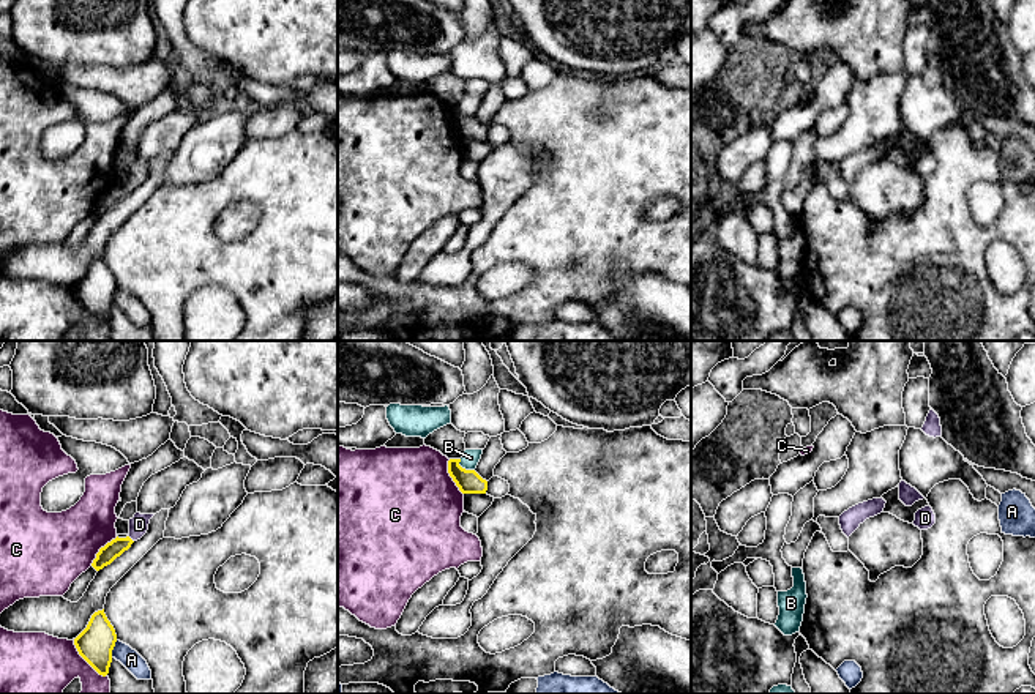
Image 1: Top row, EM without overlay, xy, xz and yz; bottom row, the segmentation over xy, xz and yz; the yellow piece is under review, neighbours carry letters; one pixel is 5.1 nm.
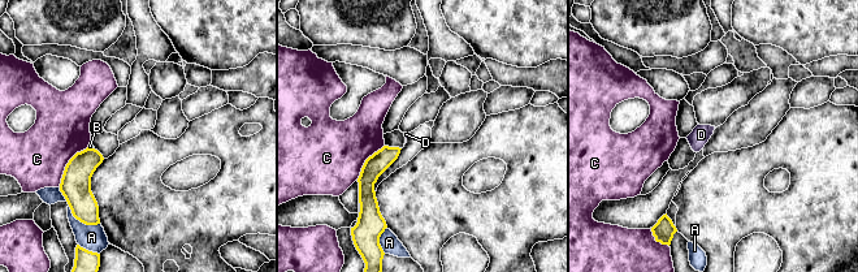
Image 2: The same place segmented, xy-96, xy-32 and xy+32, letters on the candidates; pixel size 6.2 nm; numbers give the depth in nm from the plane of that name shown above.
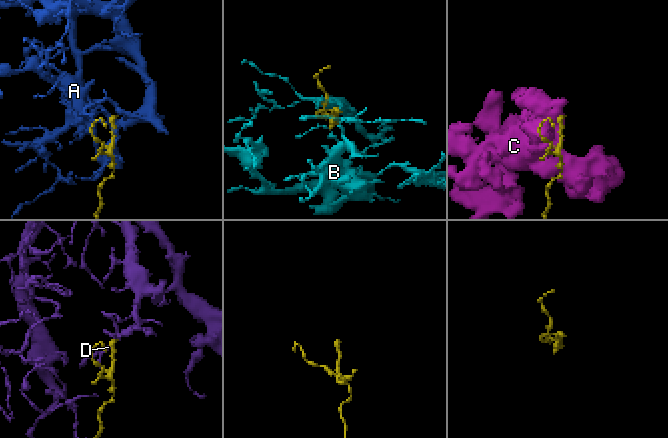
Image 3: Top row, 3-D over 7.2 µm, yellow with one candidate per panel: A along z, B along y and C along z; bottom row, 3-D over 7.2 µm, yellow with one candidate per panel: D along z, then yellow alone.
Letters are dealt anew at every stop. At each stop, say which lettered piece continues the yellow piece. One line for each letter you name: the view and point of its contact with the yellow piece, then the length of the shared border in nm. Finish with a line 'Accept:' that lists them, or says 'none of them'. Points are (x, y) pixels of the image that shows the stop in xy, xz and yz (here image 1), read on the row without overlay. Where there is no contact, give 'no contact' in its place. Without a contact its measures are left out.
D: meets yellow in xy at (131, 186); contact 40 nm long
Accept: D

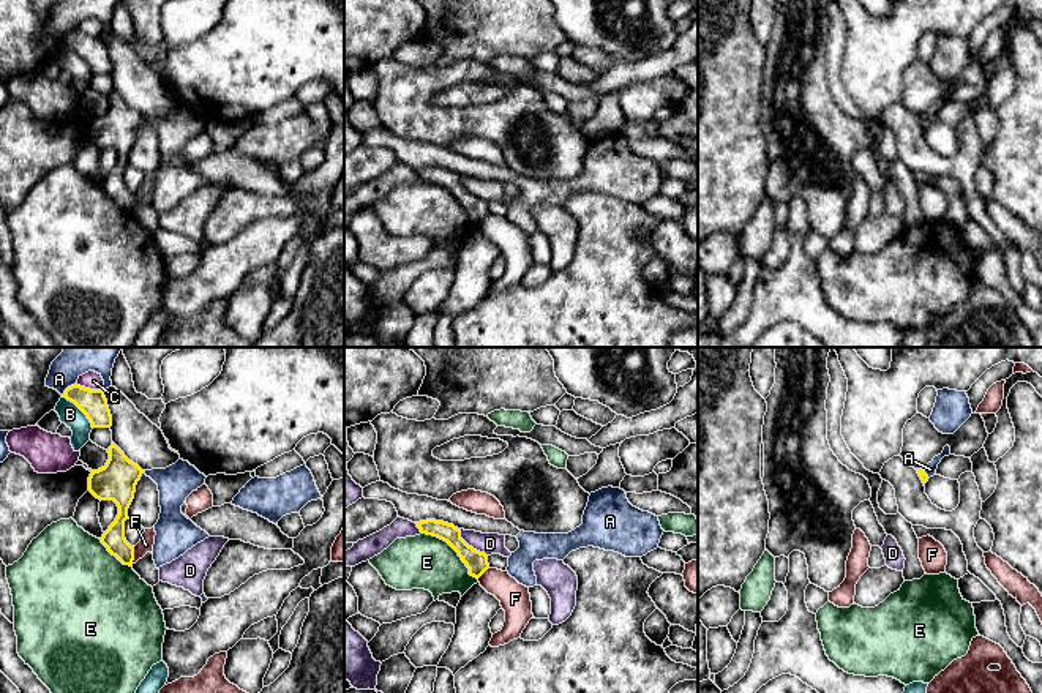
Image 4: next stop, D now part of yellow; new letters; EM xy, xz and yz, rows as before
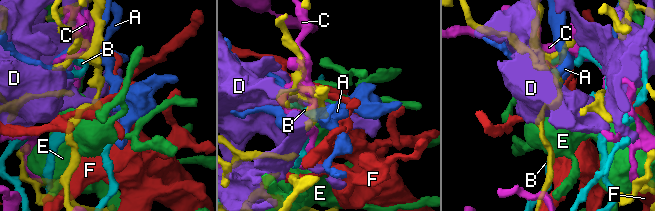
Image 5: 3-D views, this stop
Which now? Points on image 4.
Accept: none of them

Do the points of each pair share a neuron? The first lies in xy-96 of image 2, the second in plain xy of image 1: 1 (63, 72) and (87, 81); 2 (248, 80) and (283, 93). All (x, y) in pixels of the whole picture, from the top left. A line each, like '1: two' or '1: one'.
1: two
2: one

